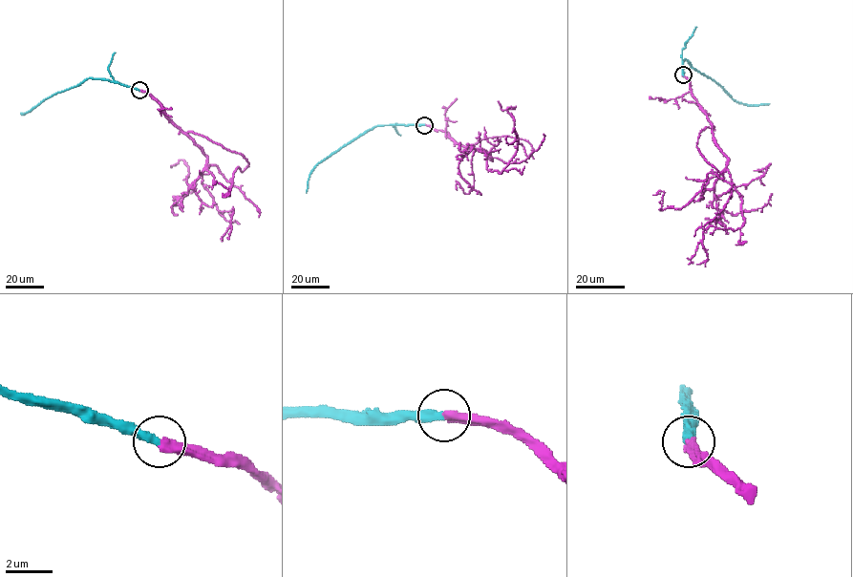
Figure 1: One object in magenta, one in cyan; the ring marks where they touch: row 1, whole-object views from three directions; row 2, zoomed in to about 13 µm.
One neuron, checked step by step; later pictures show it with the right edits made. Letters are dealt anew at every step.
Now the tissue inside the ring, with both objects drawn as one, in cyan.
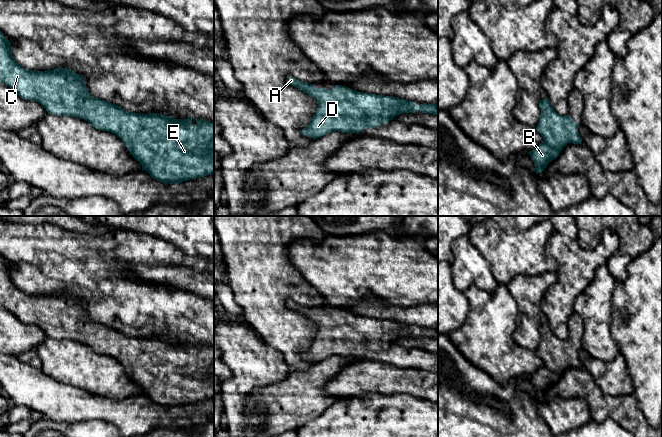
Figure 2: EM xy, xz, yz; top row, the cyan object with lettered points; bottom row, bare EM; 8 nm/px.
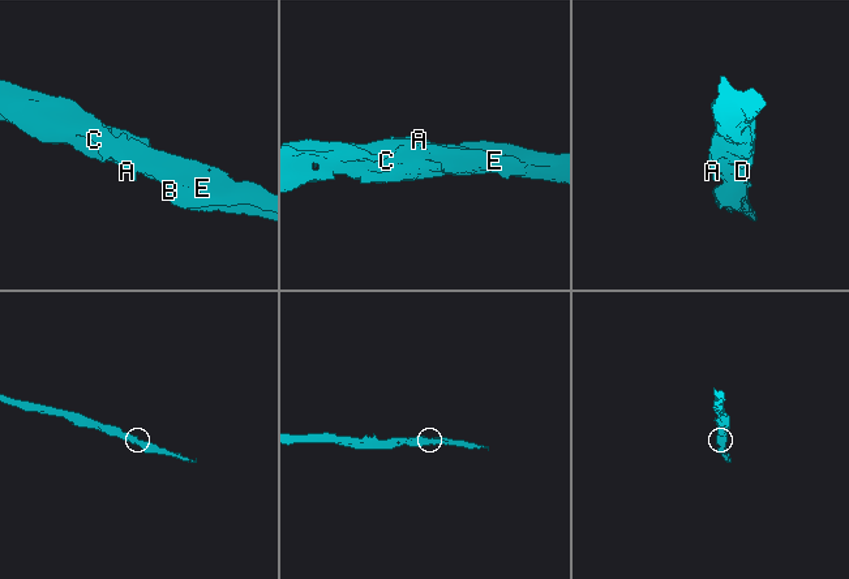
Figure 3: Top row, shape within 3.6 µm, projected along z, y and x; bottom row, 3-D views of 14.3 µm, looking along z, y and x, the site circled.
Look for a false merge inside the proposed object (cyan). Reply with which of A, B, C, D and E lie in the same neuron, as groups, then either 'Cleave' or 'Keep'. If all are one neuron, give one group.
Groups: A B C D E. Keep

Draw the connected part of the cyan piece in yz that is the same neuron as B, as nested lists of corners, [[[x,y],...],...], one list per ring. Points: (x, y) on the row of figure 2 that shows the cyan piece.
[[[548,98],[540,100],[541,116],[536,127],[543,137],[543,142],[530,151],[531,160],[535,164],[534,171],[542,173],[548,163],[556,159],[568,143],[581,144],[578,133],[579,124],[569,116],[557,114]]]

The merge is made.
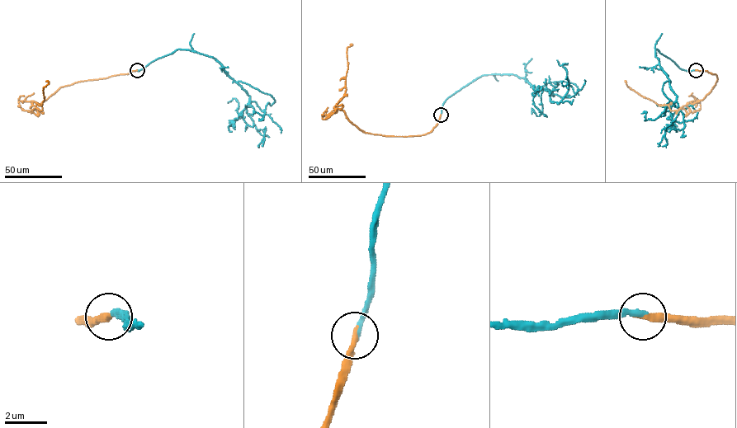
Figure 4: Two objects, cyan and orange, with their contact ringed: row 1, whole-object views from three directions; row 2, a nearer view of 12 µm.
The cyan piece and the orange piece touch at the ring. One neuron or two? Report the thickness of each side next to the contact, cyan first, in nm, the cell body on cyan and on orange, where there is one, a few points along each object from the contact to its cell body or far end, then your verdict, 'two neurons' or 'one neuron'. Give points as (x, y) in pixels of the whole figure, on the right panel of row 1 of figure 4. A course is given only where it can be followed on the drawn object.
calibres 240 and 300 nm; soma cyan none; soma orange none; course cyan (696, 70), (681, 69), (656, 49), (669, 80), (662, 91), (674, 104), (654, 119), (641, 113); course orange (696, 70), (715, 74), (715, 85), (702, 100), (677, 110), (644, 97), (625, 81); one neuron

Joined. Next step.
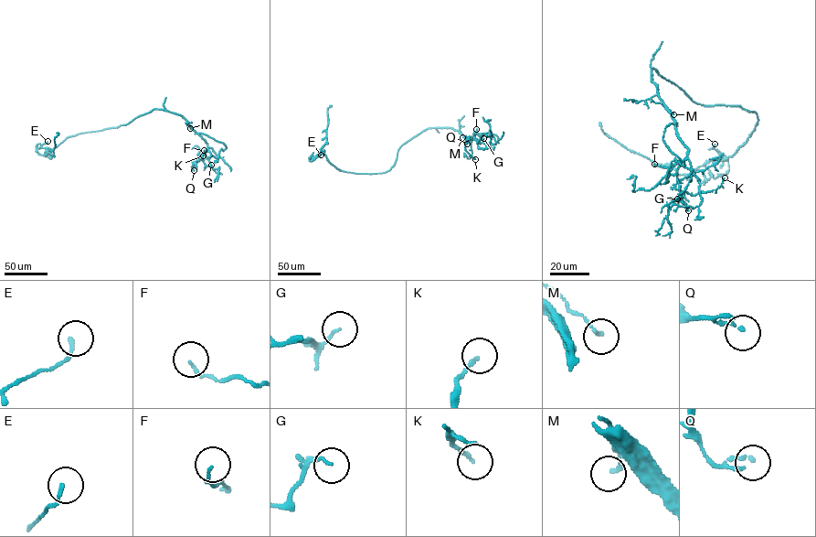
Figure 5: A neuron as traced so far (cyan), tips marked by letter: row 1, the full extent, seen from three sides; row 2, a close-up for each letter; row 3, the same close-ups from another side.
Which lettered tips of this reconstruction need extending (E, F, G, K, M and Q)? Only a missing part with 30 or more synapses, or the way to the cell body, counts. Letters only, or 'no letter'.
no letter

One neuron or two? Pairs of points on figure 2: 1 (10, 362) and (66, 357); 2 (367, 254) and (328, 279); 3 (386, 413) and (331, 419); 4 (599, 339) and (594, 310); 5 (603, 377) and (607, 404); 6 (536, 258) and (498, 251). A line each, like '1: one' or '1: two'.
1: two
2: one
3: one
4: one
5: two
6: one

